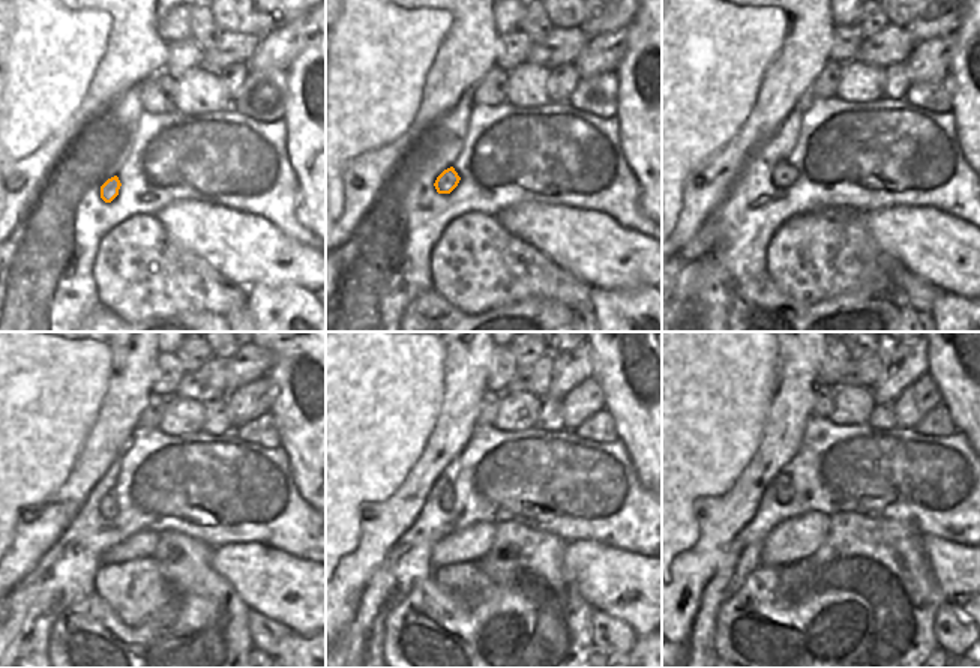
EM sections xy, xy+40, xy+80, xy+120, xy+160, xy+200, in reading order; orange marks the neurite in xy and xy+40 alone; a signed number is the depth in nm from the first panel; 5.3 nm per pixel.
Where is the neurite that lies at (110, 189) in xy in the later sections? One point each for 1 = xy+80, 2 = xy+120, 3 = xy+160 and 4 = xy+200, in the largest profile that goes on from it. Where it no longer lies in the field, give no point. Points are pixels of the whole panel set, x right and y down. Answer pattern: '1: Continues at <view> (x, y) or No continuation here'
1: Continues at xy+80 (784, 174)
2: Continues at xy+120 (108, 506)
3: Continues at xy+160 (447, 496)
4: Continues at xy+200 (782, 482).

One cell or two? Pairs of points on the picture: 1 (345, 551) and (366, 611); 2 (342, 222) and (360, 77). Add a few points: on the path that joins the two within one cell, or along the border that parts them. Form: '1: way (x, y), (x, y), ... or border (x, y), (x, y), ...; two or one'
1: border (380, 565), (368, 580), (347, 628); two
2: way (342, 186), (342, 113); one

